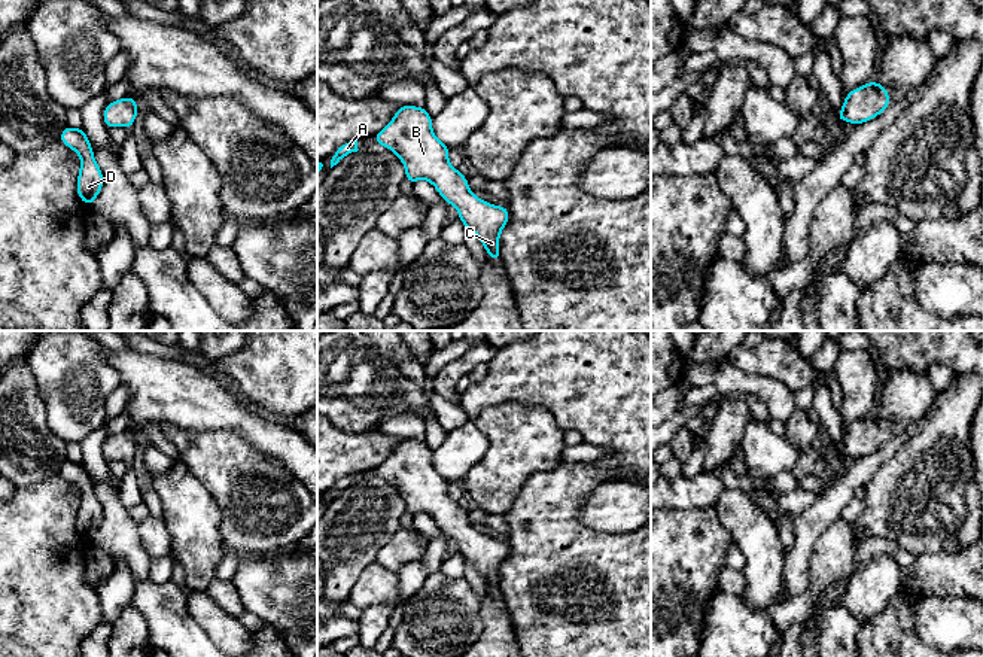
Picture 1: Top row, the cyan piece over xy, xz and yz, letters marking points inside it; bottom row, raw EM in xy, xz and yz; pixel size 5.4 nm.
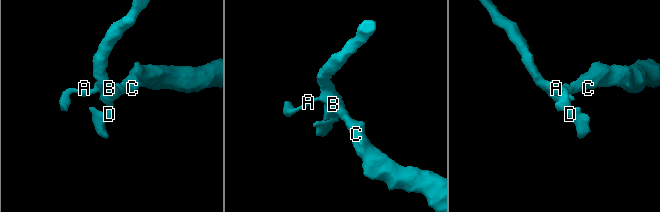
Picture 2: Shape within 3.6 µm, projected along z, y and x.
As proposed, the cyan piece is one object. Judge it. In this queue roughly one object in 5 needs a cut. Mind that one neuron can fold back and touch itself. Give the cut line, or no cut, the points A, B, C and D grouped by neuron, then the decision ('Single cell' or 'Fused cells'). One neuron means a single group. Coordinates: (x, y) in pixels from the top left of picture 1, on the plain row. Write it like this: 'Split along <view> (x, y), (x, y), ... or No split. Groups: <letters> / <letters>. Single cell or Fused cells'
No split. Groups: A B C D. Single cell

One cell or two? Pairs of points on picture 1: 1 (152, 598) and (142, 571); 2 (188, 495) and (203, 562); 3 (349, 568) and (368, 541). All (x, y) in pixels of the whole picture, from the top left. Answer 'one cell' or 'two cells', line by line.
1: two cells
2: one cell
3: one cell

